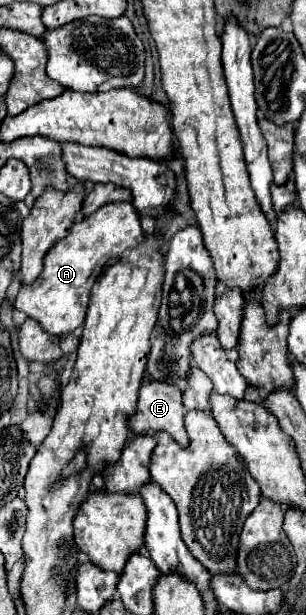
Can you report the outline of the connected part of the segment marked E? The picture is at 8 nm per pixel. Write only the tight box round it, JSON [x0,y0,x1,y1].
[130,380,188,446]

